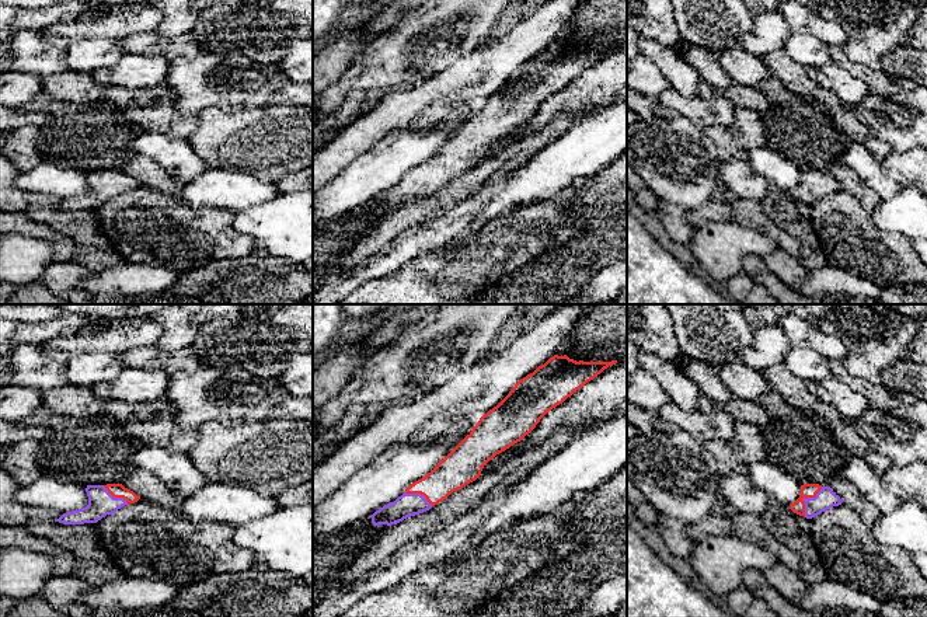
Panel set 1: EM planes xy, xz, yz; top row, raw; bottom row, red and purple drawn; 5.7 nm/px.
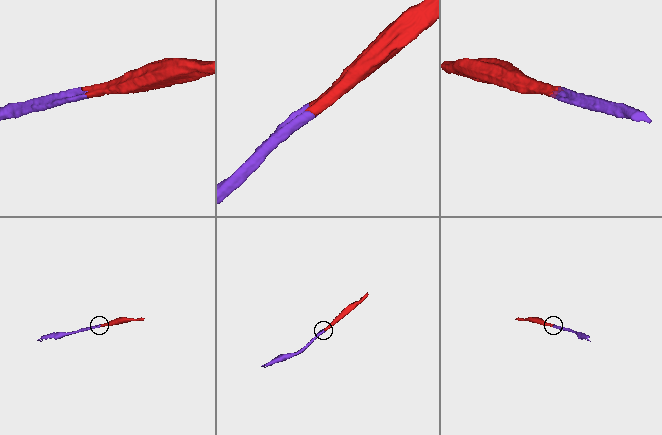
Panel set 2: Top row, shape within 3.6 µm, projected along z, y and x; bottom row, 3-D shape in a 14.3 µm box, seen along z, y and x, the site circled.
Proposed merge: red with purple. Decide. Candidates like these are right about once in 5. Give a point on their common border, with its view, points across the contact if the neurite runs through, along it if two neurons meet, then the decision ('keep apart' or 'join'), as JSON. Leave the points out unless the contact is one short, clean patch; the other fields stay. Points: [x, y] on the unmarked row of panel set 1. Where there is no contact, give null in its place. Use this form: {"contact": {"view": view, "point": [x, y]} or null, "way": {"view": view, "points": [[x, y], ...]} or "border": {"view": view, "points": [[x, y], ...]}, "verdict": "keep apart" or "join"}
{"contact": {"view": "yz", "point": [804, 182]}, "way": {"view": "yz", "points": [[807, 175], [804, 182], [825, 185]]}, "verdict": "join"}

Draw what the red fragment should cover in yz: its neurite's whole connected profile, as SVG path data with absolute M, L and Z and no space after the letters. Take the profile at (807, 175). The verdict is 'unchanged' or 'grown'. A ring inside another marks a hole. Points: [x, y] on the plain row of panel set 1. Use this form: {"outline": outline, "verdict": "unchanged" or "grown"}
{"outline": "M804 170L801 171L799 184L790 191L790 195L799 202L812 205L839 191L841 191L841 185L830 172Z", "verdict": "grown"}

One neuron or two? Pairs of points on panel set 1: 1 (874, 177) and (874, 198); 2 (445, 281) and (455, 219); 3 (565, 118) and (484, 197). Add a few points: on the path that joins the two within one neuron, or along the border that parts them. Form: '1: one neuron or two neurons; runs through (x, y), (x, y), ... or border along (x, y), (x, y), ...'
1: two neurons; border along (851, 167), (881, 198)
2: two neurons; border along (457, 237), (422, 255)
3: two neurons; border along (515, 168), (483, 190)

